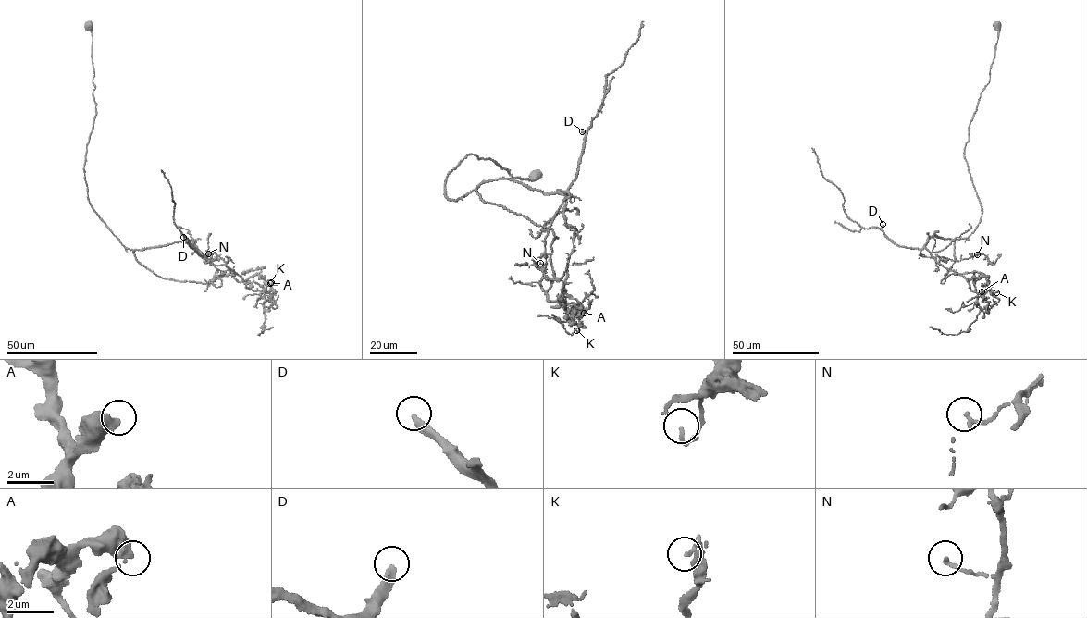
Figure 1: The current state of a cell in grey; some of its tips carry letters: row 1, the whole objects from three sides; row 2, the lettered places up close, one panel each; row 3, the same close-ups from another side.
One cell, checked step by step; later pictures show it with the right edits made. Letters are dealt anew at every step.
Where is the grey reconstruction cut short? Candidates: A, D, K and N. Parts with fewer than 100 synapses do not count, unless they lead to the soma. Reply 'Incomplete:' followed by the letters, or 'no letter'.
Incomplete: D

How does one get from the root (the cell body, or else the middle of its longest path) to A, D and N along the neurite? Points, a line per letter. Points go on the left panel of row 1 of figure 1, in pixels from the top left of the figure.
A: (89, 25), (91, 206), (164, 278), (219, 287), (229, 268), (239, 282), (270, 283)
D: (89, 25), (96, 105), (84, 167), (89, 203), (129, 250), (186, 241), (203, 256), (183, 237)
N: (89, 25), (96, 105), (84, 167), (91, 205), (127, 248), (181, 241), (191, 243), (206, 263), (208, 253)

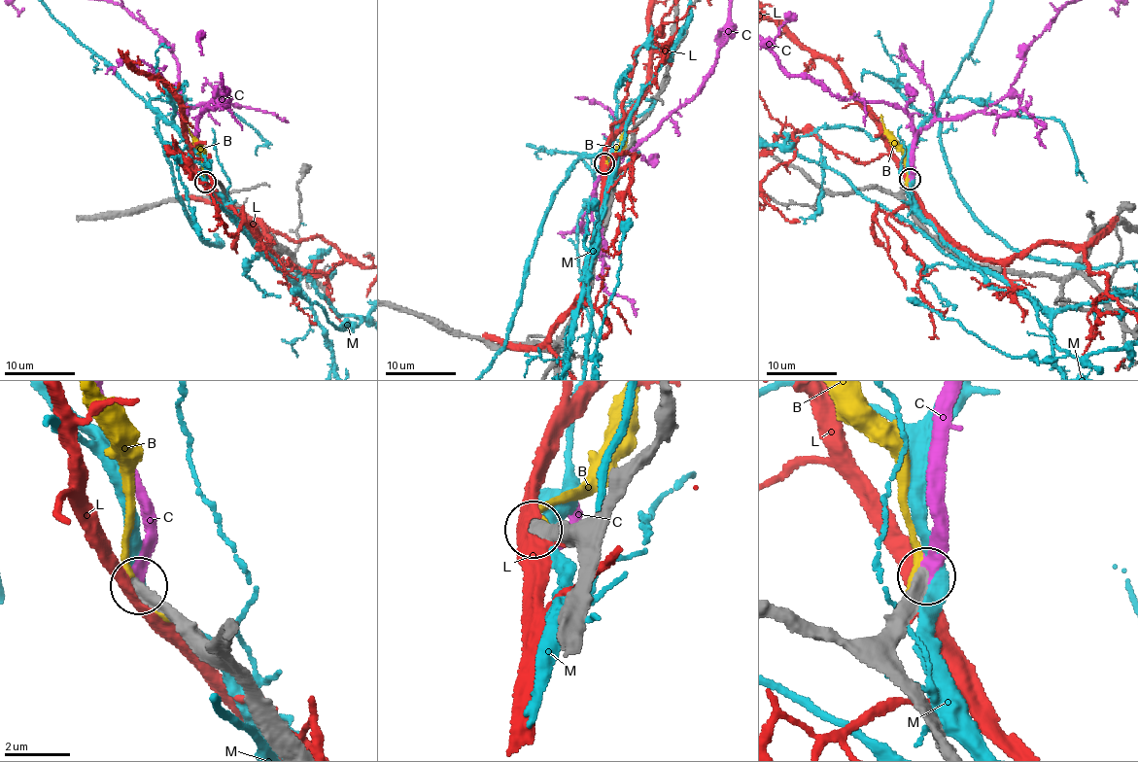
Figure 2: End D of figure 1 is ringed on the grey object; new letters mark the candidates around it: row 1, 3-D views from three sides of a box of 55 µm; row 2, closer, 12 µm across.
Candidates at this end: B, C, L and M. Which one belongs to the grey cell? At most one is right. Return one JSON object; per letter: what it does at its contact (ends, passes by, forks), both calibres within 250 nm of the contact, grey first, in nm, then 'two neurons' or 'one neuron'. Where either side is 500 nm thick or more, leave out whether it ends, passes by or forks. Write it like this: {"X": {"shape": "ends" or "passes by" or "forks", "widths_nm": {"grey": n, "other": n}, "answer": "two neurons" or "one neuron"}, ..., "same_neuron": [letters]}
{"B": {"shape": "ends", "widths_nm": {"grey": 480, "other": 240}, "answer": "two neurons"}, "C": {"shape": "ends", "widths_nm": {"grey": 340, "other": 280}, "answer": "one neuron"}, "L": {"shape": "forks", "widths_nm": {"grey": 480, "other": 400}, "answer": "two neurons"}, "M": {"shape": "passes by", "widths_nm": {"grey": 440, "other": 360}, "answer": "two neurons"}, "same_neuron": ["C"]}

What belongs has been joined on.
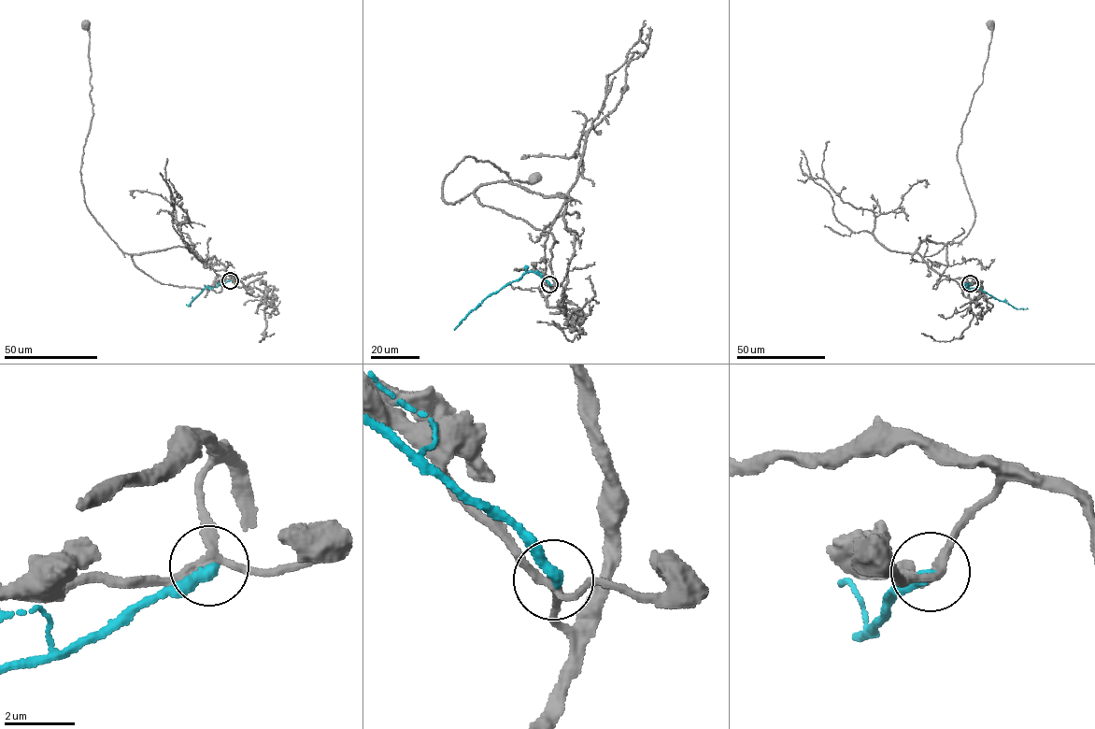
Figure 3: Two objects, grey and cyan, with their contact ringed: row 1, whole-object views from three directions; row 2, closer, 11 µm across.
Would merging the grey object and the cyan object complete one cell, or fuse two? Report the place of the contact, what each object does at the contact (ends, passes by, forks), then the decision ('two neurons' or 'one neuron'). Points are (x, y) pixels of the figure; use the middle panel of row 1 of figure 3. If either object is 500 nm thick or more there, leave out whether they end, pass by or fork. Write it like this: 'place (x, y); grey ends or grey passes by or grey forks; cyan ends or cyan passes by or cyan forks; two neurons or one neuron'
place (549, 284); grey forks; cyan ends; two neurons

